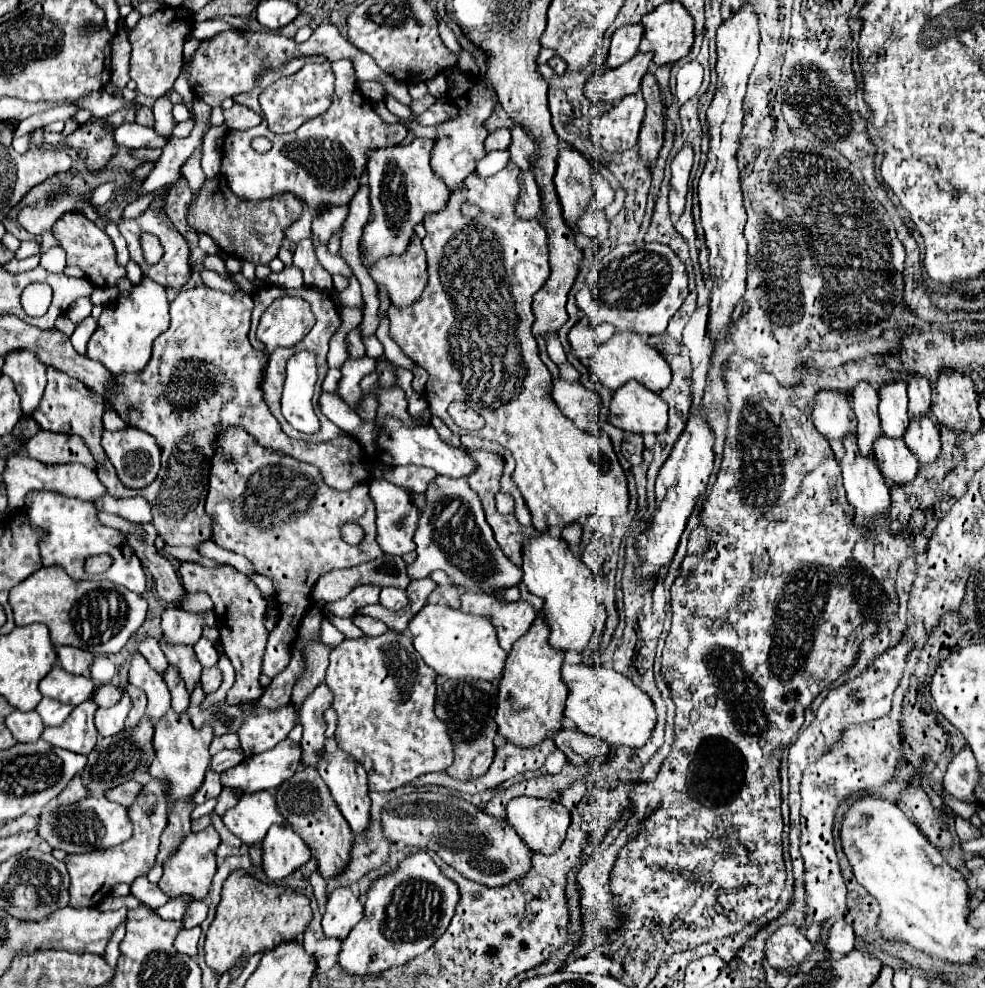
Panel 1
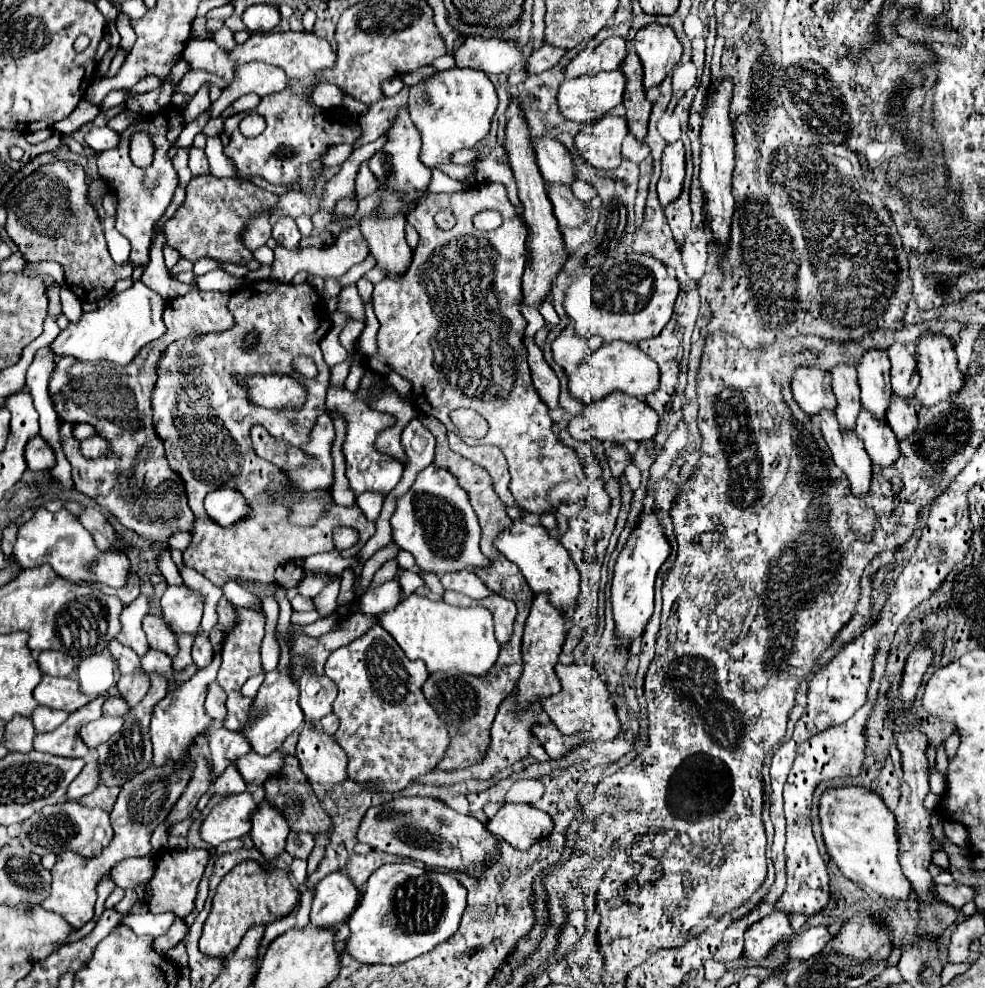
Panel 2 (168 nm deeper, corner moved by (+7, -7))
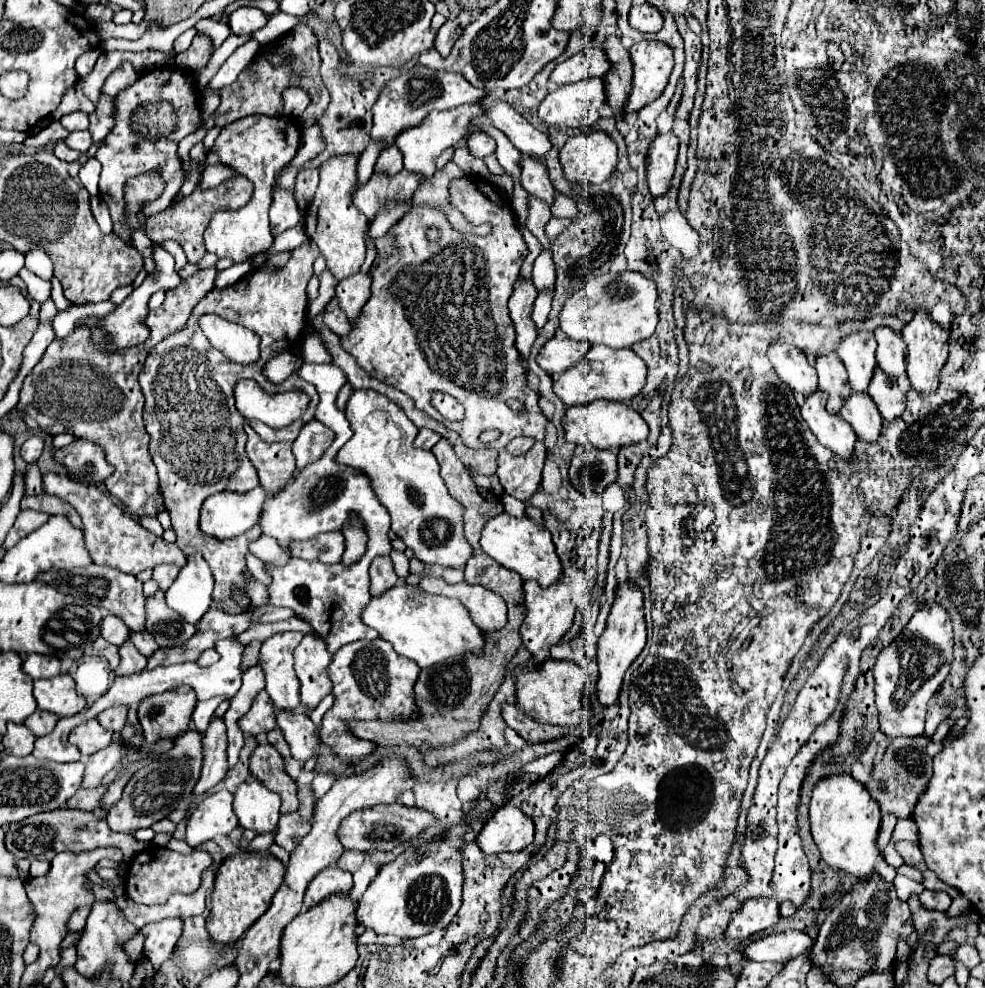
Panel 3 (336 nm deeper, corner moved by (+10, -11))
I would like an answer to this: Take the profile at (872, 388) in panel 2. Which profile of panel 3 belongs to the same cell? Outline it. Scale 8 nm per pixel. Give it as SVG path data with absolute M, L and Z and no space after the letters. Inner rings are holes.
M857 331L849 333L847 337L841 339L837 347L837 355L843 361L847 373L849 373L849 383L853 391L867 391L869 387L869 377L873 375L875 369L875 337L871 331Z

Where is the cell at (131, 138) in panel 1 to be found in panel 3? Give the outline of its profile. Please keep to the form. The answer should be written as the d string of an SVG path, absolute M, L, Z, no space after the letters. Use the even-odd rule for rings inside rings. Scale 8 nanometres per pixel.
M73 131L73 133L69 133L65 143L67 143L67 147L83 153L91 147L91 135L89 135L89 131Z

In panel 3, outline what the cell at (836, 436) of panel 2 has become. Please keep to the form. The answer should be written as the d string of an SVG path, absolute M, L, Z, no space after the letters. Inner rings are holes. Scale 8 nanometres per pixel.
M821 389L813 391L805 397L805 403L801 405L801 417L805 419L805 423L821 445L825 445L839 457L851 457L857 435L845 419L835 413L829 413L825 409L825 403L827 393Z

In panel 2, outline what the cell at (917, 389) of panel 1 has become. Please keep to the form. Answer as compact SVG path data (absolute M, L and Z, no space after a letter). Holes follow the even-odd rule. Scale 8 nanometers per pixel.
M894 343L888 349L888 357L892 363L892 391L896 397L904 401L914 399L914 391L920 383L920 375L916 369L916 351L912 345Z

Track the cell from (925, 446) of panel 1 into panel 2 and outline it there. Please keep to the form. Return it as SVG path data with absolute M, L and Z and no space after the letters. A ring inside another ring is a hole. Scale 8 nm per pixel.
M892 395L892 405L888 409L888 425L900 441L912 435L918 425L918 411L914 401L900 401L896 395Z

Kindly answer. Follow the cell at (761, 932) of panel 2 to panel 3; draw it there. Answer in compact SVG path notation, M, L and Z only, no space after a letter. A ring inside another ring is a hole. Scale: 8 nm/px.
M771 897L747 899L735 913L731 913L725 937L747 941L751 935L771 927L779 921L779 903Z

